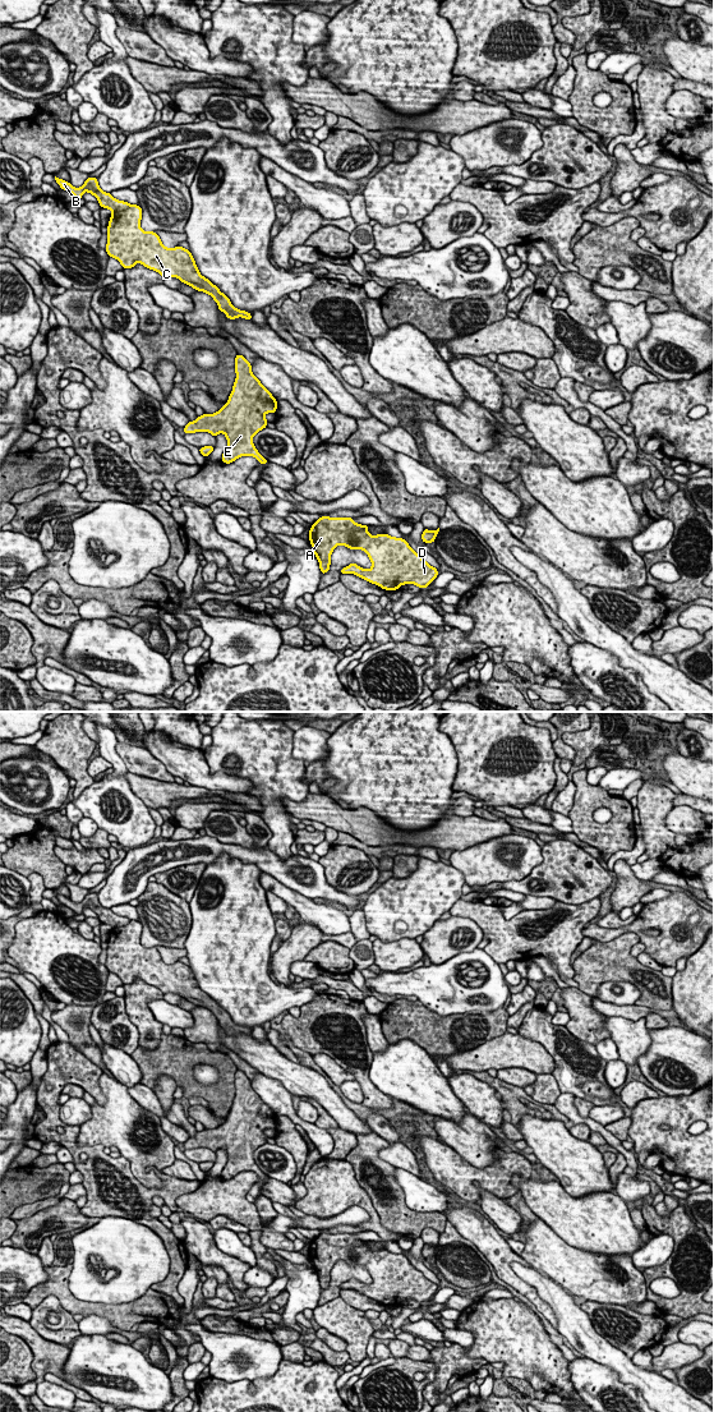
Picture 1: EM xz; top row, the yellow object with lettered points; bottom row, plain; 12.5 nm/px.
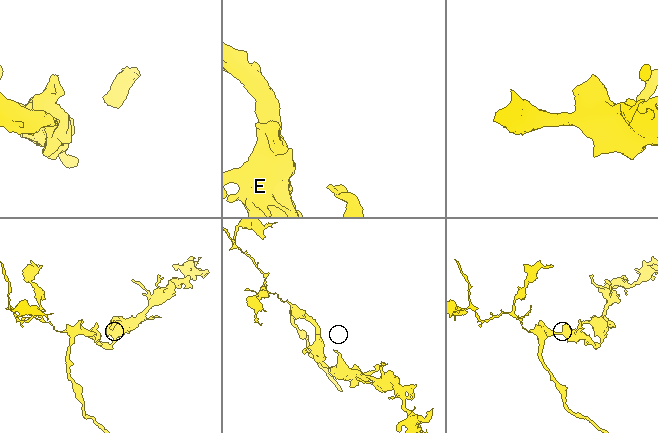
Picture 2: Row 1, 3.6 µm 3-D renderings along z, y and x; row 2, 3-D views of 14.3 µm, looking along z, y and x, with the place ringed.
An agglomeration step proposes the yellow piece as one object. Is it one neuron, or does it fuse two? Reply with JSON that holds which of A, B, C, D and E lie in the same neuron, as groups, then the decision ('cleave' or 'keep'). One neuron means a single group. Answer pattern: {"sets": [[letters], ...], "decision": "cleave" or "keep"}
{"sets": [["A", "C", "D", "E"], ["B"]], "decision": "cleave"}

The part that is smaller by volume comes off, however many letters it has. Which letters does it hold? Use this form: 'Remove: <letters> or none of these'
Remove: B

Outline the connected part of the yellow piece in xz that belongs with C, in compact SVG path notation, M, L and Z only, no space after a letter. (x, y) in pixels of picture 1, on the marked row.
M137 204L111 213L106 244L109 257L118 259L123 268L141 263L163 279L176 277L193 289L211 295L229 319L241 317L252 321L250 313L236 309L216 285L201 275L188 249L180 245L166 248L156 233L144 231L141 227L142 213Z

